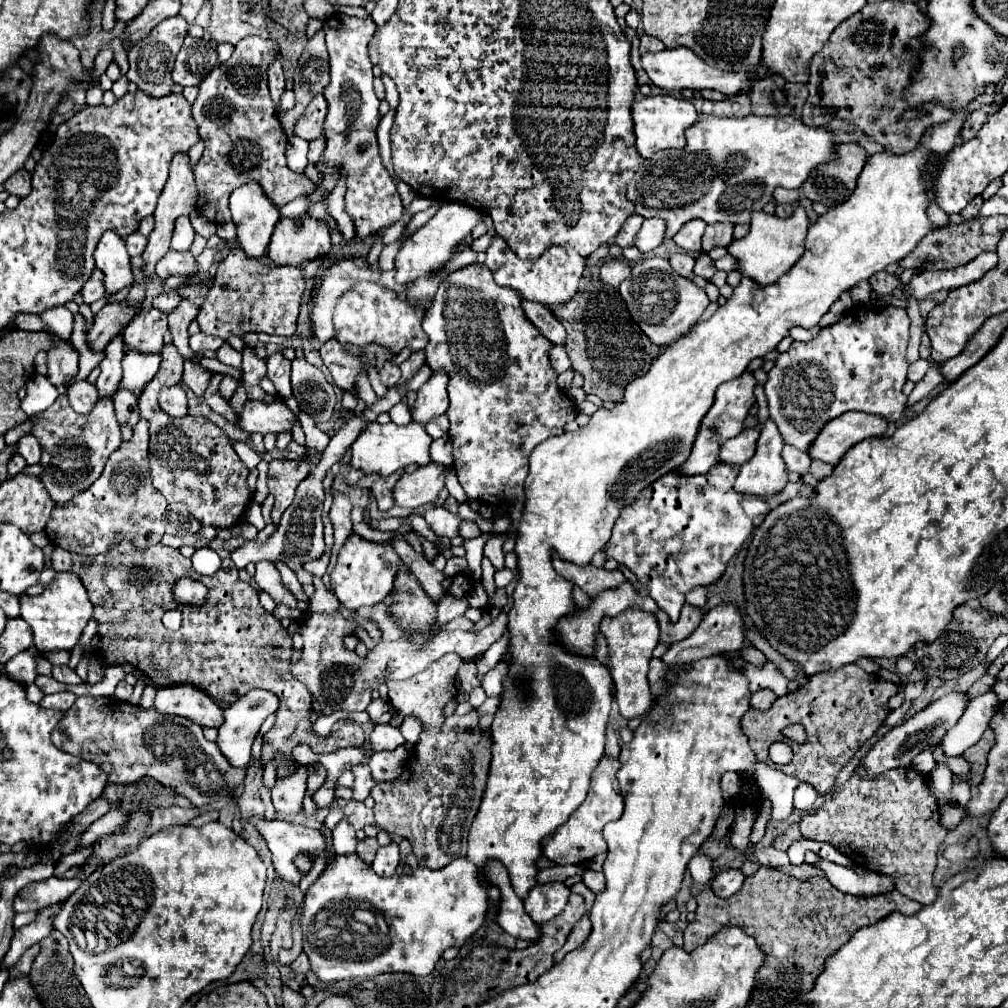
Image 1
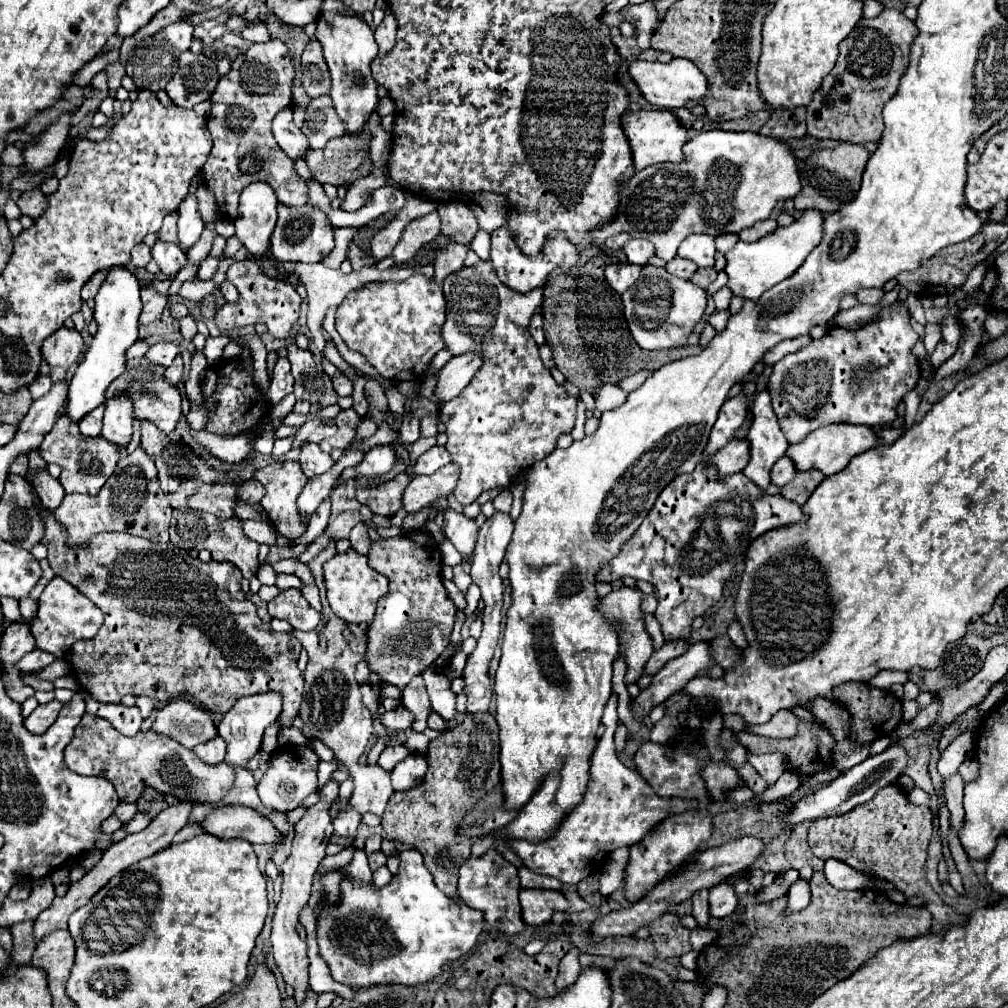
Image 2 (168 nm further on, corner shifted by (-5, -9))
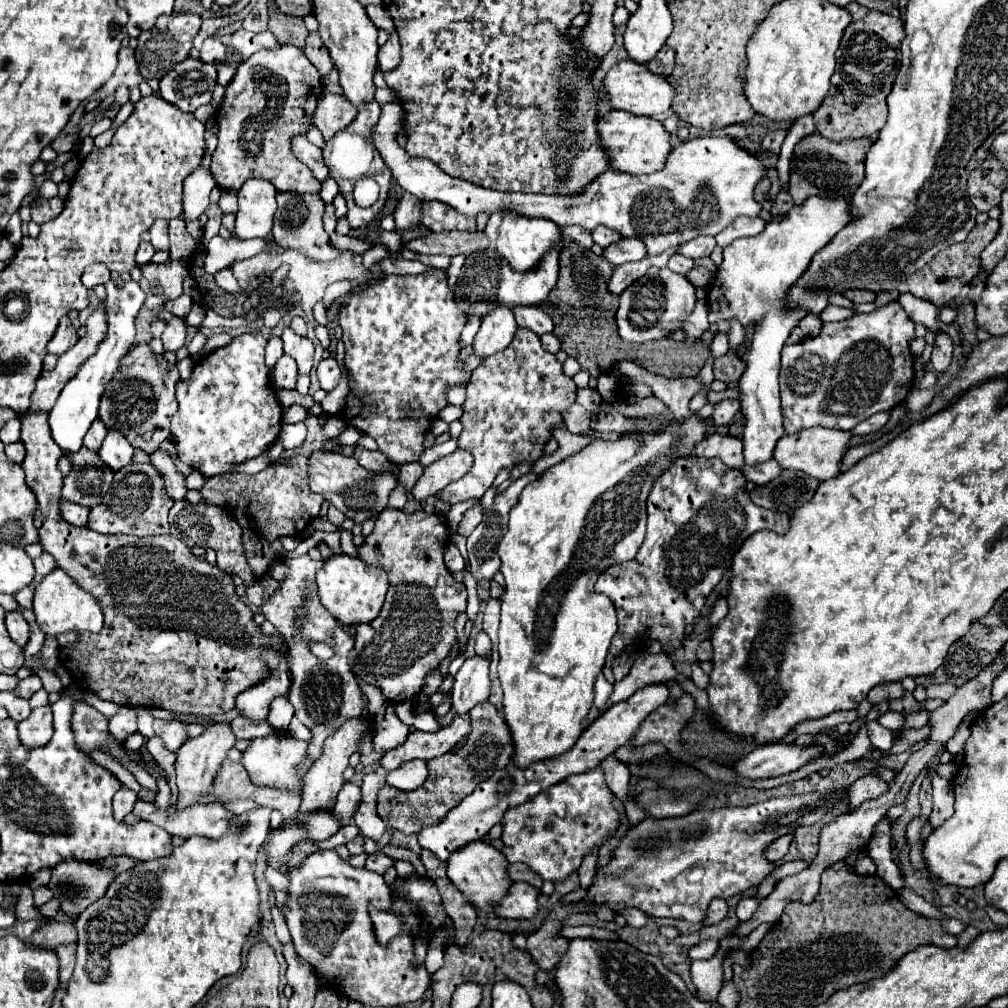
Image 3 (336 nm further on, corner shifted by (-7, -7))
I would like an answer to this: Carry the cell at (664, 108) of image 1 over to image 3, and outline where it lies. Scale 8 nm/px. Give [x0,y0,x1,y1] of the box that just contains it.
[598,110,672,174]

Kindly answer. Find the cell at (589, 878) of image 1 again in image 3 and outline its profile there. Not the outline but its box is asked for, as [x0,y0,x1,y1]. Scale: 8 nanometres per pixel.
[621,908,646,926]

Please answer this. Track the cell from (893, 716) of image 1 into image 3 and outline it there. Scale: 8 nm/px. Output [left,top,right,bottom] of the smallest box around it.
[926,684,954,700]

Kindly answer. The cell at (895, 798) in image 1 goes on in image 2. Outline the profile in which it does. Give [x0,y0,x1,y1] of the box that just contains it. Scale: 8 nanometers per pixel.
[808,784,966,934]

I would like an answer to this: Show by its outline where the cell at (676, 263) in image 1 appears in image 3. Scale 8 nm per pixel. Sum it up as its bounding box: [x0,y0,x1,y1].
[668,254,694,274]

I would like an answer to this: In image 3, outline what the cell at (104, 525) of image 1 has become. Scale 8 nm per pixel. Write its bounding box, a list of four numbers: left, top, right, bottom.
[88,464,172,536]

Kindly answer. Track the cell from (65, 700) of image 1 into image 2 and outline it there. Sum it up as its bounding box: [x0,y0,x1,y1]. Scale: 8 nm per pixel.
[24,700,62,734]

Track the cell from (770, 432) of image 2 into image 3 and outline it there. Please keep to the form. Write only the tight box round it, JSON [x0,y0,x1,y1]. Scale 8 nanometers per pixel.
[708,198,848,466]

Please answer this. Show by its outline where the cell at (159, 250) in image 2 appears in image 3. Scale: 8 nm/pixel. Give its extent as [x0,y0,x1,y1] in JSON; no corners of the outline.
[150,220,170,252]

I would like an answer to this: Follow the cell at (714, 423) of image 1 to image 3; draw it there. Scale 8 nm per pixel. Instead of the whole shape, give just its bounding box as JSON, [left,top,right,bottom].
[712,400,740,430]

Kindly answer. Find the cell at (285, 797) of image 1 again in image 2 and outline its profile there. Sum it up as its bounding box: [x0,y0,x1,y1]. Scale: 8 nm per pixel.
[256,746,320,812]

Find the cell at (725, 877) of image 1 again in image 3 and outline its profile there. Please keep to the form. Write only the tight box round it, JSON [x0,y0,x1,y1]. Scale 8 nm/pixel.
[704,900,728,924]

